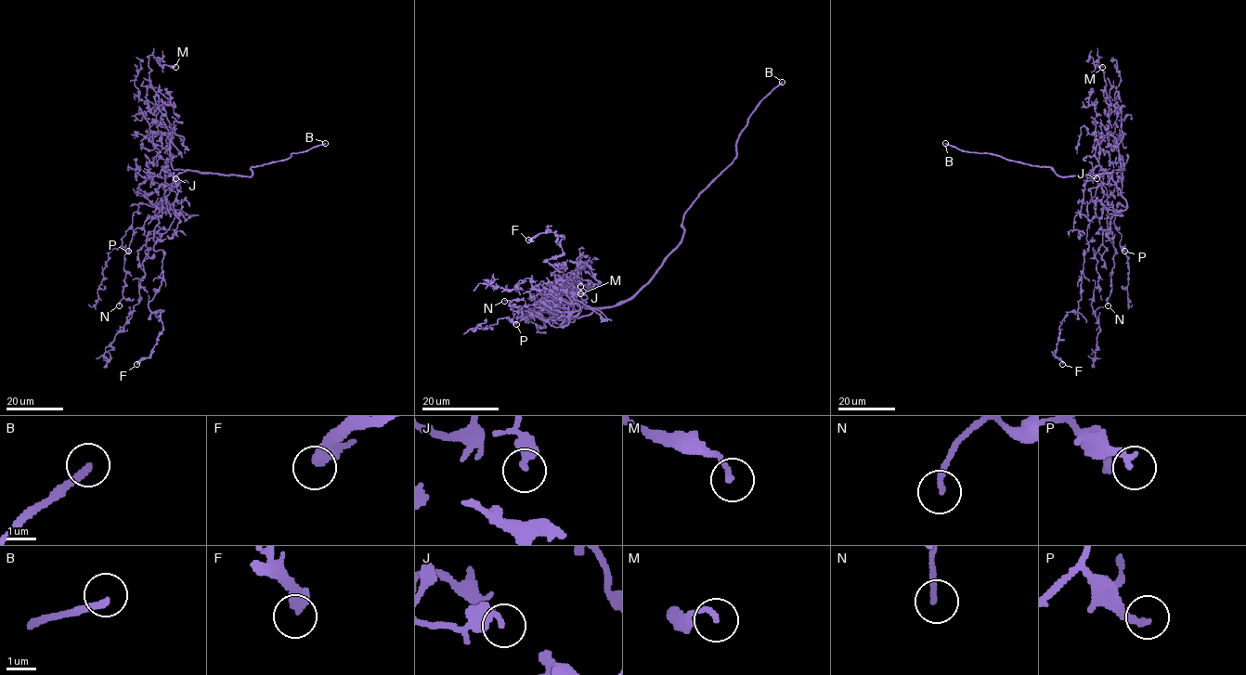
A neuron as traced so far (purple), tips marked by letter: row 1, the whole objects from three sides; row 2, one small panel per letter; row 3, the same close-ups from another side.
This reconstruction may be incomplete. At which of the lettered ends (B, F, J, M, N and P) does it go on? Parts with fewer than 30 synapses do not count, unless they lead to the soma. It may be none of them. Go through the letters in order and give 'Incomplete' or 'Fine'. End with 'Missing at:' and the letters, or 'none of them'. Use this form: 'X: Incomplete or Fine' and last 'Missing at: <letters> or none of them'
B: Incomplete
F: Fine
J: Fine
M: Fine
N: Incomplete
P: Fine
Missing at: B, N

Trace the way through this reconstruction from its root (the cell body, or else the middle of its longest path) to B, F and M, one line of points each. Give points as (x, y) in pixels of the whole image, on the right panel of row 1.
B: (1122, 195), (1111, 178), (1112, 170), (1060, 176), (1050, 167), (962, 151), (945, 143)
F: (1122, 195), (1123, 210), (1098, 201), (1087, 226), (1078, 310), (1069, 312), (1059, 327), (1055, 356), (1062, 364)
M: (1122, 195), (1111, 178), (1121, 169), (1121, 111), (1109, 102), (1096, 55), (1093, 63), (1102, 67)

